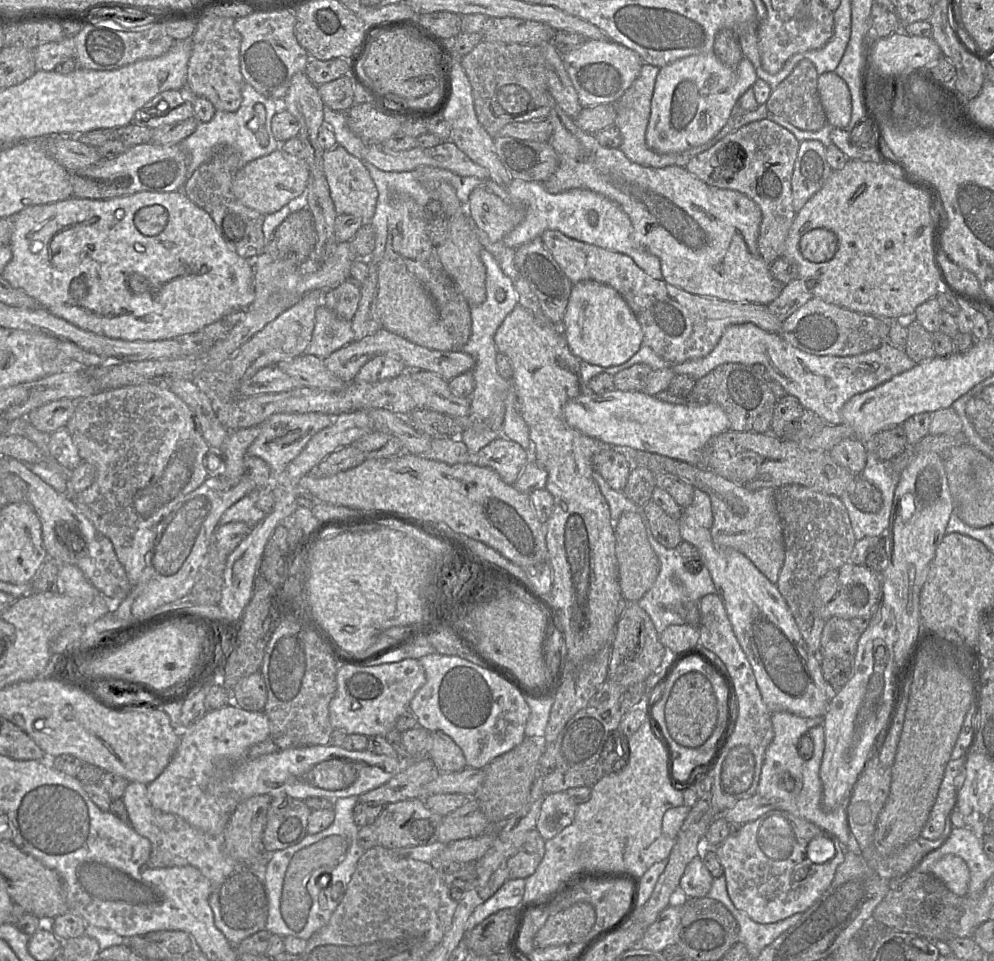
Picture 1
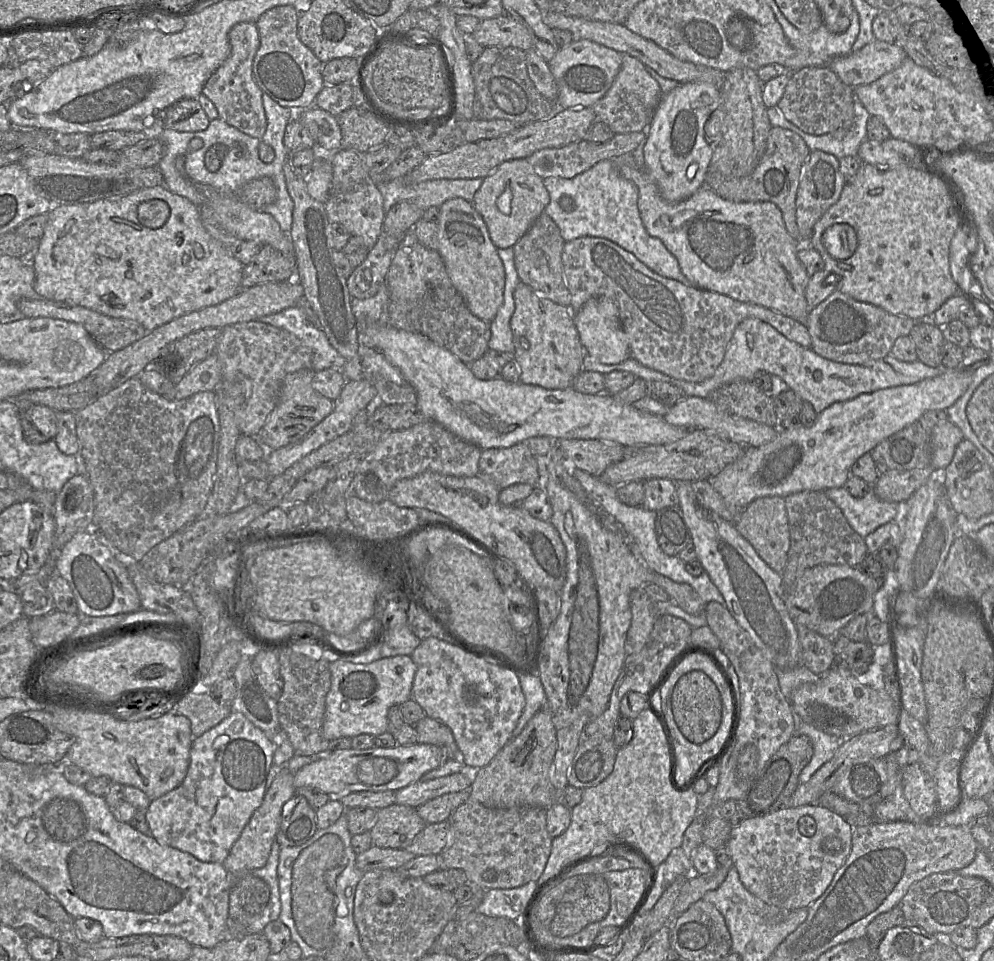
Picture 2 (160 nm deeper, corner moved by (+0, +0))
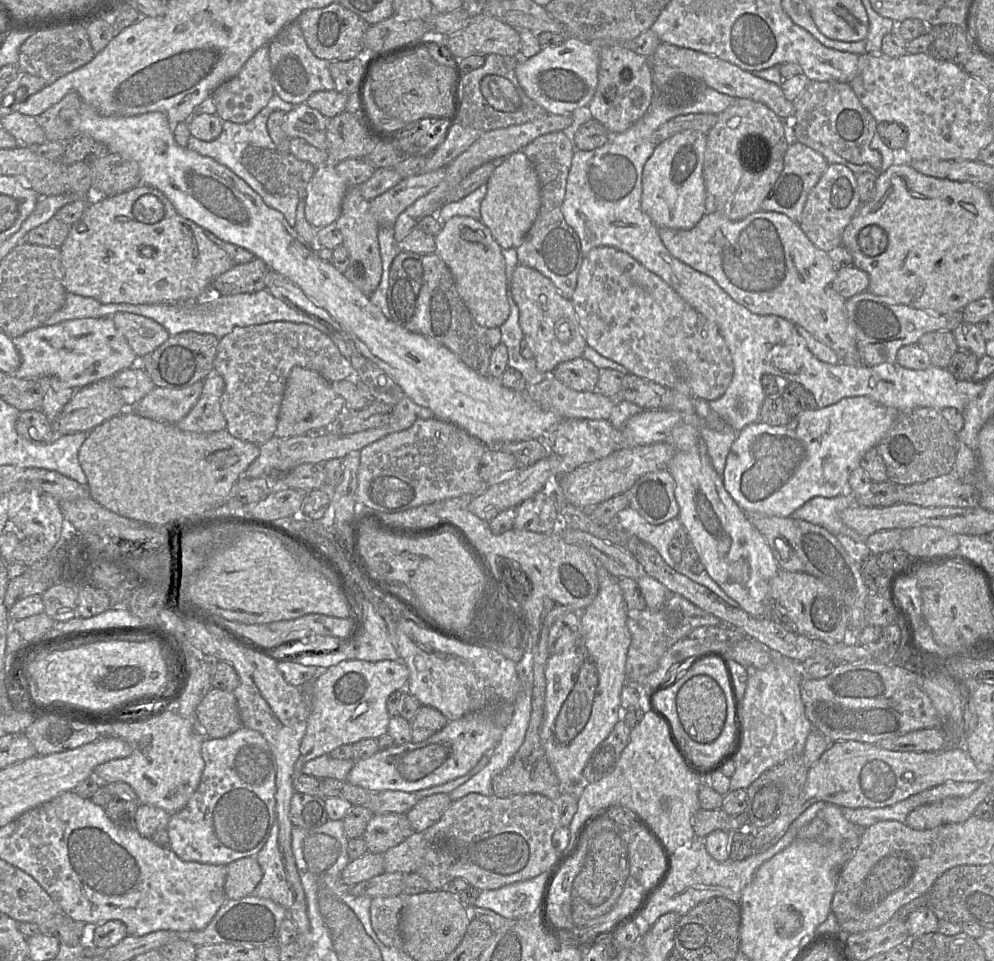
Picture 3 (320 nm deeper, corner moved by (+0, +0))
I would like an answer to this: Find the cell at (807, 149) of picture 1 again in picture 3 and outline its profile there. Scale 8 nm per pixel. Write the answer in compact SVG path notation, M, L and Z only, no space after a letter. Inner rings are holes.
M829 164L807 197L799 226L817 248L829 252L835 247L842 246L843 232L861 204L856 175L845 165Z

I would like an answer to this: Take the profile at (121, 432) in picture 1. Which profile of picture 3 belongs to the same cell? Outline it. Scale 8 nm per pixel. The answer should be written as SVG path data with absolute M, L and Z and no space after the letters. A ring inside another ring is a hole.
M216 372L208 375L197 403L175 426L182 431L194 433L227 430L227 421L221 411L224 389L225 381L221 375Z

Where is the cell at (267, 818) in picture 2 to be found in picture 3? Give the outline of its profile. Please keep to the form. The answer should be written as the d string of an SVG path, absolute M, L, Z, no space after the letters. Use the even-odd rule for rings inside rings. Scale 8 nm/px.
M344 660L329 667L314 680L307 729L294 765L294 779L302 774L303 766L314 758L330 754L341 745L353 745L367 738L377 739L387 733L390 720L387 699L394 691L404 690L408 680L409 669L400 660Z

